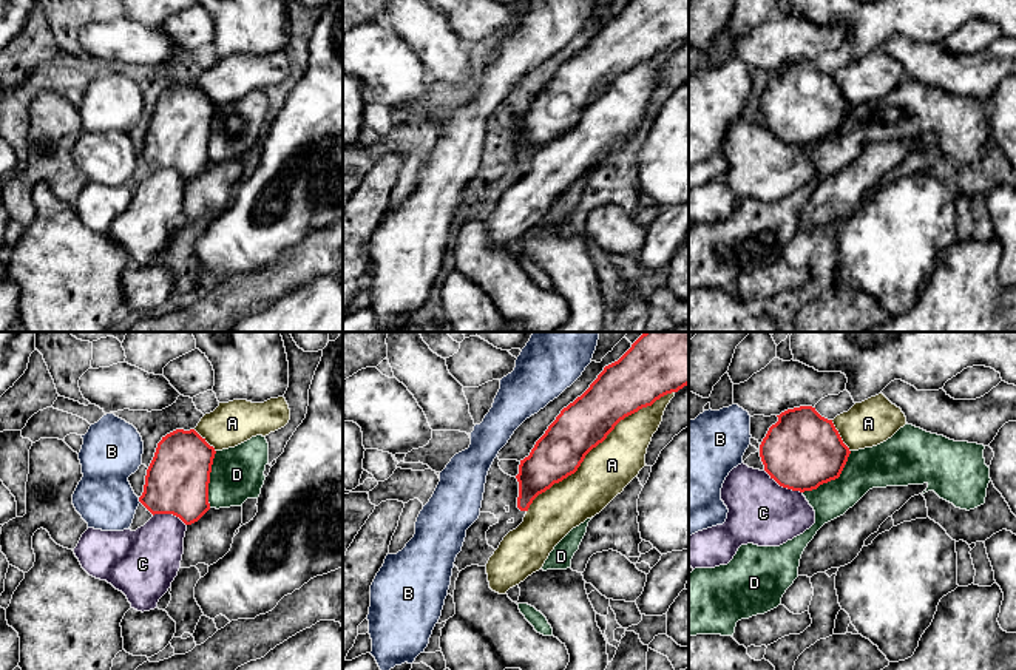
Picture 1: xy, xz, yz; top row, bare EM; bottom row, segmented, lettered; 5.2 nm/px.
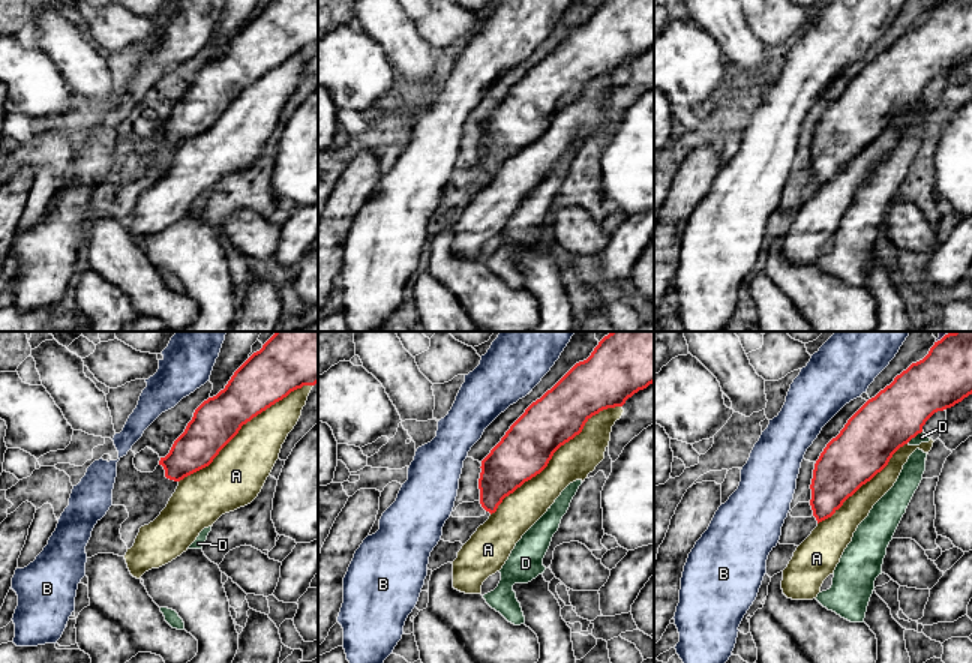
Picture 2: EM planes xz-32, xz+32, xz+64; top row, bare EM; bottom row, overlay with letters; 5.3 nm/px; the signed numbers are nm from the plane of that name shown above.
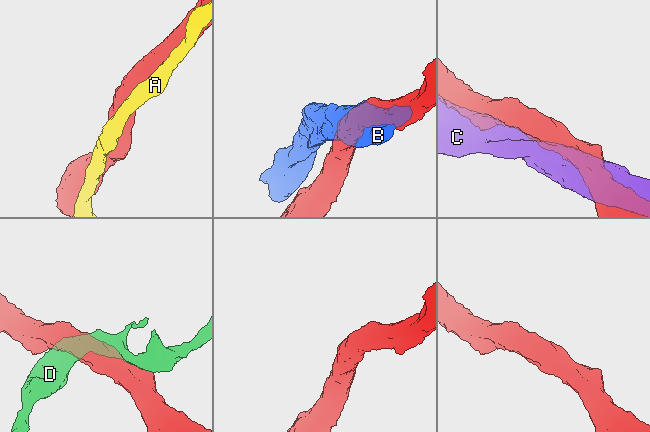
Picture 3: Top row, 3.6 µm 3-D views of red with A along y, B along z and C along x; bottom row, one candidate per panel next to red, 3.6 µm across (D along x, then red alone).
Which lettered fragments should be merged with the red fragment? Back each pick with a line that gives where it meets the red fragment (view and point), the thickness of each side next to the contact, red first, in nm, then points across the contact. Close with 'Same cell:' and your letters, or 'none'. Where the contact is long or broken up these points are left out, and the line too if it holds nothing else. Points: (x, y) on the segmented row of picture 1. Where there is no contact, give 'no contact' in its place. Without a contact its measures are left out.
A: contact xz (596, 445); calibres 260 and 260 nm
Same cell: A

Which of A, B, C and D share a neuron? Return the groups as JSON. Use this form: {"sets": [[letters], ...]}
{"sets": [["A"], ["B"], ["C"], ["D"]]}

